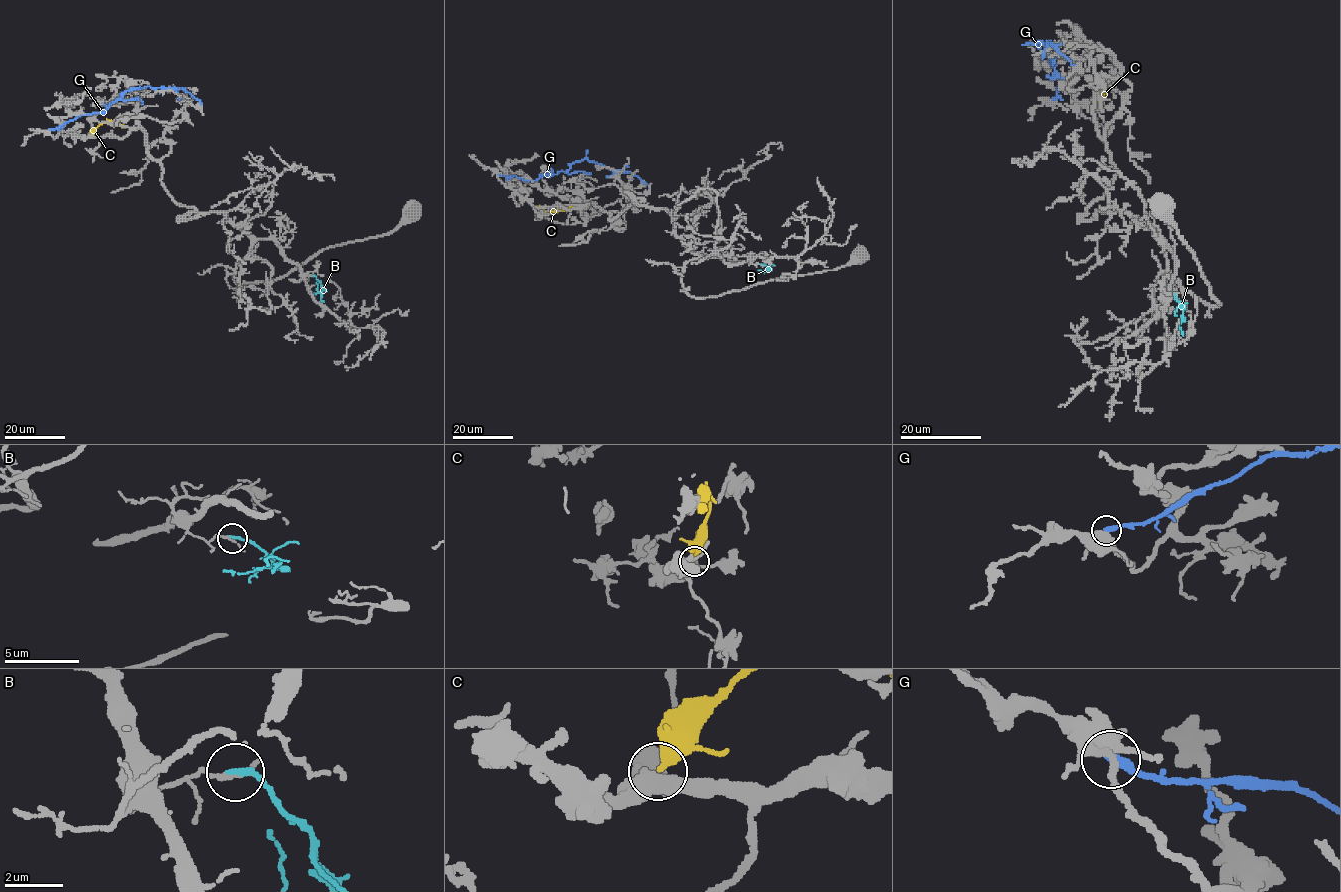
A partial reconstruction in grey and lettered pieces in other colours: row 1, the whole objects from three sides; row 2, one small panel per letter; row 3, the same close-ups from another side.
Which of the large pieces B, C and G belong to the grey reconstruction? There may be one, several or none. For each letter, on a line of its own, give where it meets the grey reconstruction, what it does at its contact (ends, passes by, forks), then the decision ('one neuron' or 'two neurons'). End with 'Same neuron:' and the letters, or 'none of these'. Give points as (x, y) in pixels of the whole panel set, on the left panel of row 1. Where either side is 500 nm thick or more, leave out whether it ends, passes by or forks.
B: (312, 275) | it ends | two neurons
C: (90, 135) | it ends | two neurons
G: (48, 130) | it ends | two neurons
Same neuron: none of these

